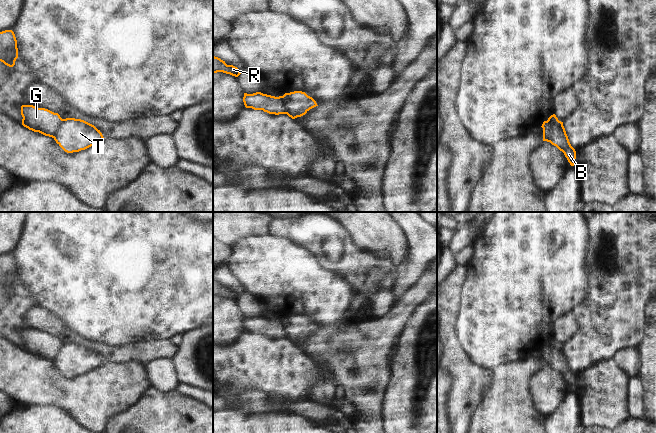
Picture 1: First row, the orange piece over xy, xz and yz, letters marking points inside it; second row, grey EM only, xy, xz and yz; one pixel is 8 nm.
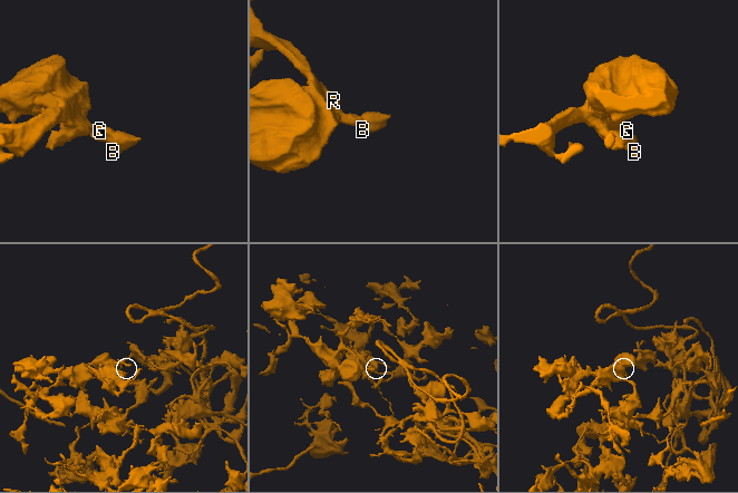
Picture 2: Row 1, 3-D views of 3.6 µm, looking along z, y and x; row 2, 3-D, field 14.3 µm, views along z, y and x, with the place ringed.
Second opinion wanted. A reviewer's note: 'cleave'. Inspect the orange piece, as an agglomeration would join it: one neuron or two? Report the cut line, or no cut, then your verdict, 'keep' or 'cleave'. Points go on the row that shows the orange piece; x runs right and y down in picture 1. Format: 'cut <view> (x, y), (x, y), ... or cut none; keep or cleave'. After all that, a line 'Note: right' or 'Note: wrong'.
cut xy (63, 119), (53, 137); cleave
Note: right

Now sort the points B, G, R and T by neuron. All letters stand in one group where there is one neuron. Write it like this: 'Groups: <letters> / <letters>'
Groups: B T / G R.

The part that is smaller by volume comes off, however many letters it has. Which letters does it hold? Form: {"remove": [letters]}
{"remove": ["B", "T"]}

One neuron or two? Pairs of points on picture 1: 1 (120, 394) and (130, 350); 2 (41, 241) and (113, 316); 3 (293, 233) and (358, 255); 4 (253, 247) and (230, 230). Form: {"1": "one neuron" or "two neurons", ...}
{"1": "two neurons", "2": "one neuron", "3": "one neuron", "4": "two neurons"}

